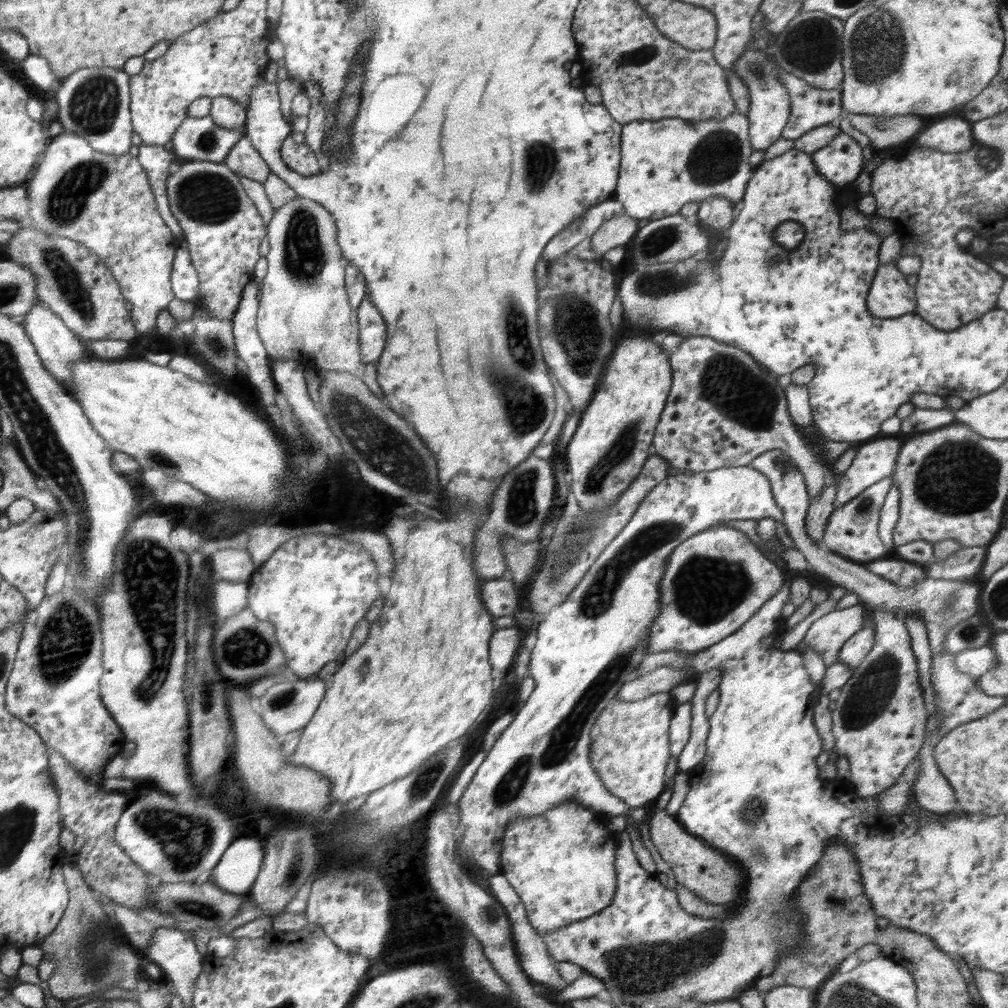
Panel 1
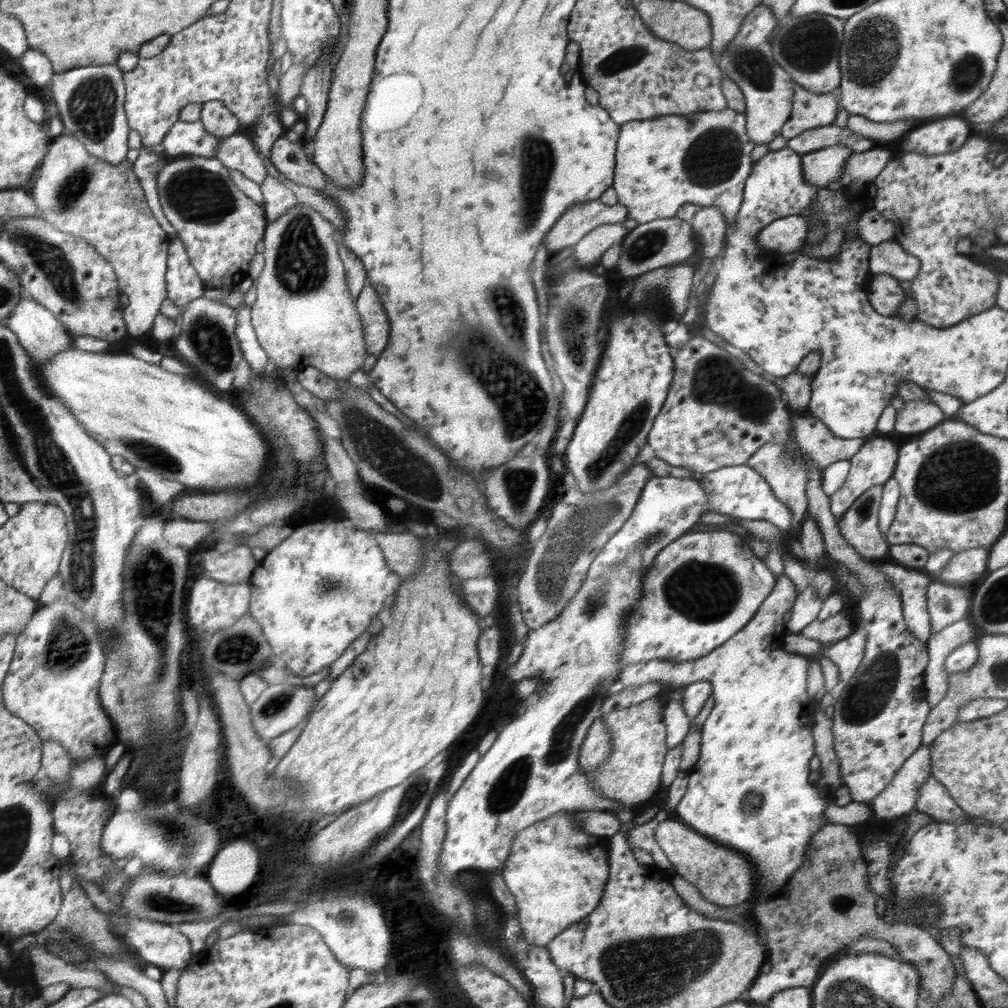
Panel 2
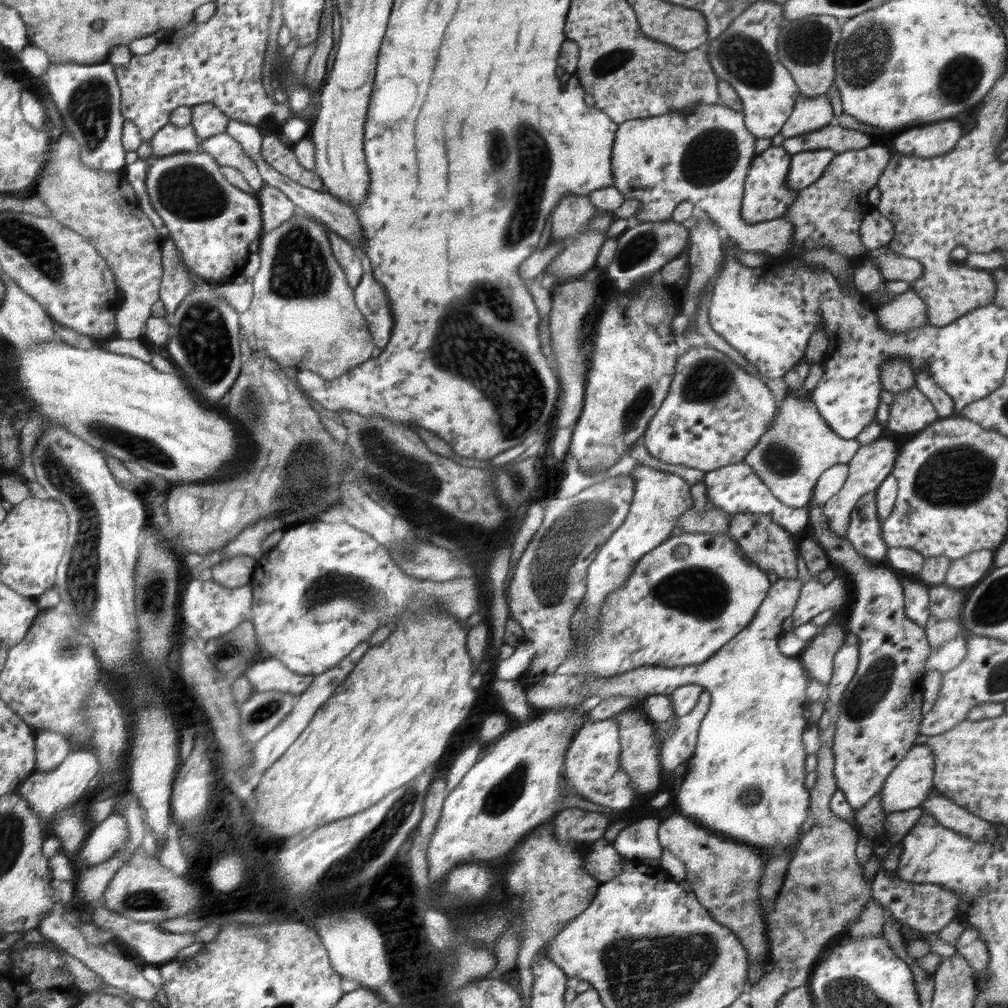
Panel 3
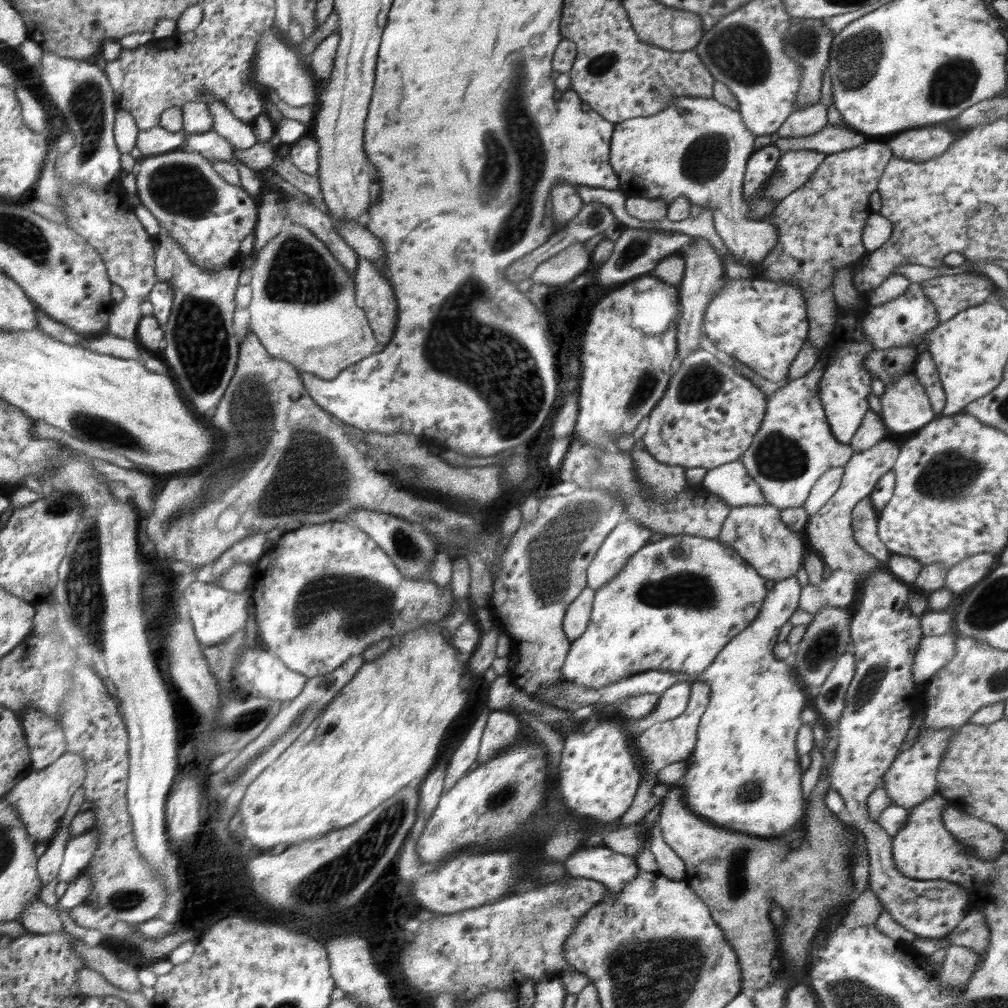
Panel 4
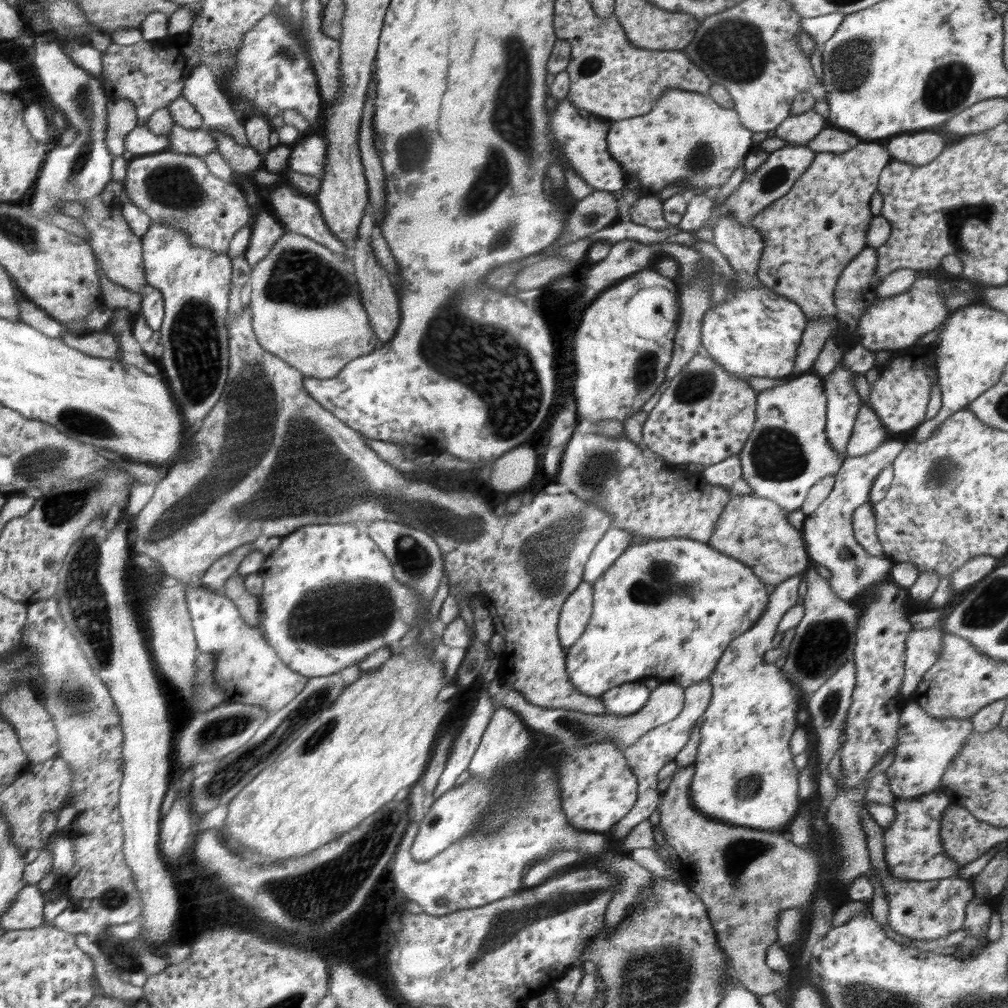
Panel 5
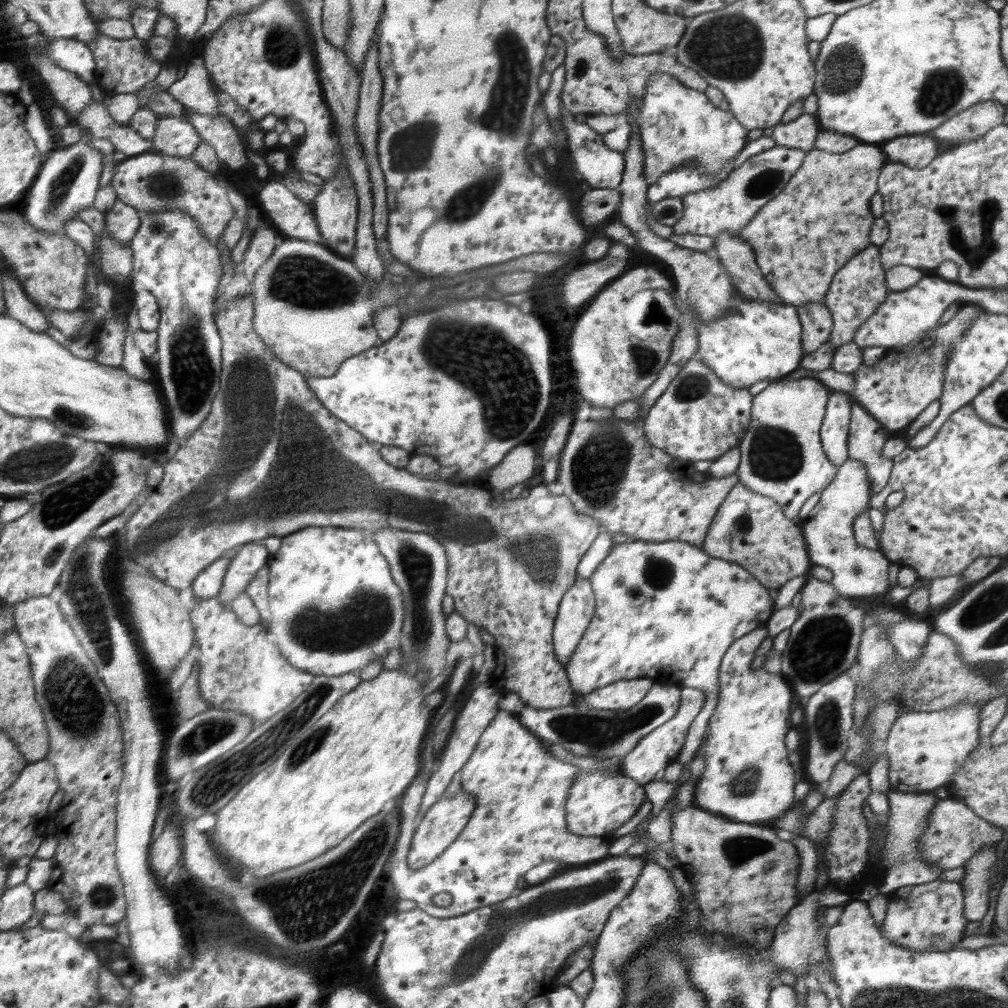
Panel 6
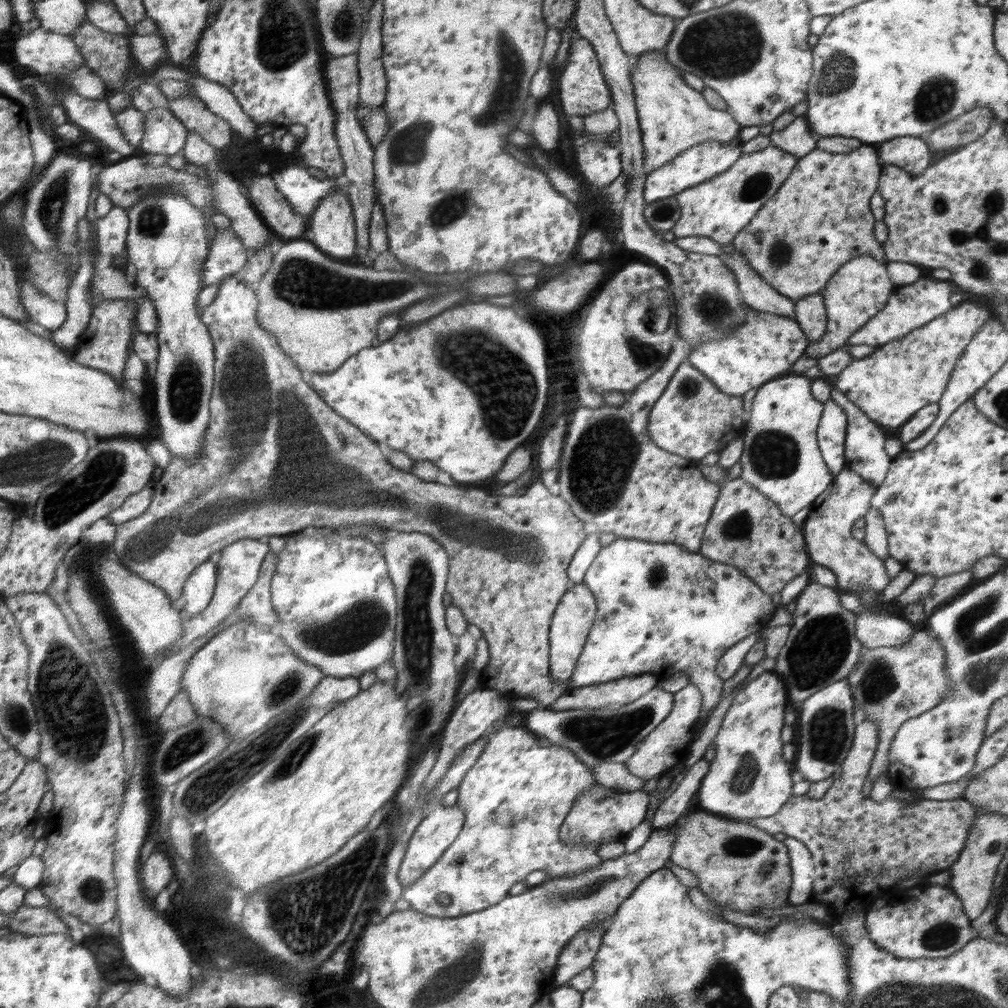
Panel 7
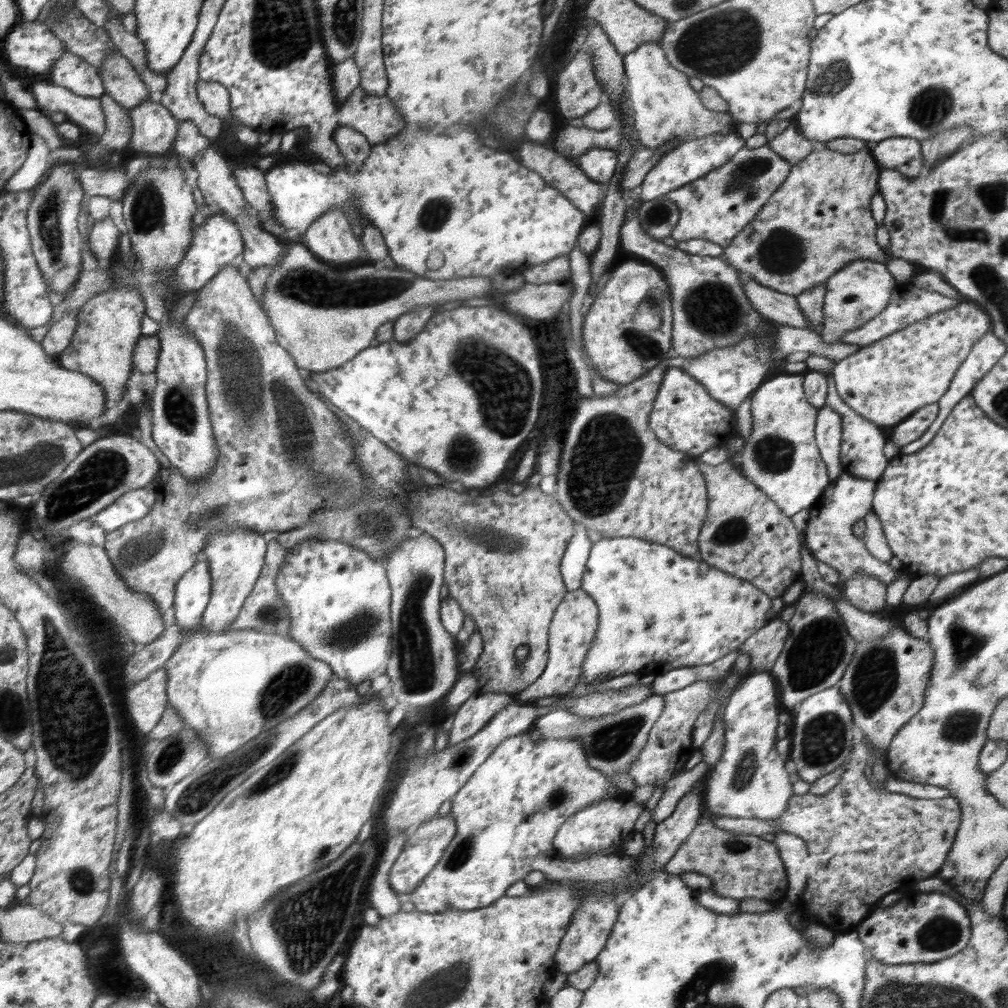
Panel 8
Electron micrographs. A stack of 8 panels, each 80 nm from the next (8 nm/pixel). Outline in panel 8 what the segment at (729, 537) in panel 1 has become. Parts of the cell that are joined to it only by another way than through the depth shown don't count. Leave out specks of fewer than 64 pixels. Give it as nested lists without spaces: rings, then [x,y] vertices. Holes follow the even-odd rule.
[[[604,536],[601,540],[594,543],[590,549],[590,554],[587,556],[581,588],[586,592],[586,595],[590,595],[594,599],[599,610],[597,631],[586,653],[582,672],[580,672],[581,679],[584,679],[586,683],[594,683],[596,677],[614,678],[632,672],[650,674],[656,677],[658,674],[664,674],[674,668],[712,664],[718,658],[722,658],[722,656],[730,654],[732,650],[738,649],[749,636],[752,636],[757,630],[760,630],[772,619],[779,616],[779,614],[772,611],[772,597],[767,596],[751,582],[742,580],[738,576],[732,576],[730,572],[714,568],[699,557],[684,556],[676,552],[674,548],[668,548],[663,544],[653,543],[636,537]]]

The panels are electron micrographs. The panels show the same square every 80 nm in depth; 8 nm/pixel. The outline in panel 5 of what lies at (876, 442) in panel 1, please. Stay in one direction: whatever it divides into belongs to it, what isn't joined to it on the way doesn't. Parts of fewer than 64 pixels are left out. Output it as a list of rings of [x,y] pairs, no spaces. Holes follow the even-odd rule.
[[[883,441],[870,453],[848,457],[835,474],[835,483],[828,496],[820,503],[812,515],[806,515],[802,535],[807,555],[811,563],[822,565],[831,572],[828,580],[834,596],[849,601],[859,594],[875,589],[882,584],[891,572],[891,561],[868,554],[856,542],[853,535],[853,514],[861,505],[869,502],[870,491],[876,476],[883,468],[891,465],[904,449],[904,442]]]

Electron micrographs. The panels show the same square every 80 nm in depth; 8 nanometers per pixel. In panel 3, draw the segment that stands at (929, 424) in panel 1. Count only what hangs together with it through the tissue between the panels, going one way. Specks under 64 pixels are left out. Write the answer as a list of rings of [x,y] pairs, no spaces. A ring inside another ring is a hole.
[[[918,388],[893,394],[887,426],[894,432],[917,433],[939,419],[931,400]]]

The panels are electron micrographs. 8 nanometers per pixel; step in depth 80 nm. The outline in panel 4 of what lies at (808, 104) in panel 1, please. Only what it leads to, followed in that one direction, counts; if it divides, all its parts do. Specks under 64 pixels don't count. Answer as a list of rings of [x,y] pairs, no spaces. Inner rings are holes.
[[[816,102],[808,109],[794,110],[776,131],[776,134],[782,138],[796,138],[820,132],[829,124],[826,117],[827,108],[828,106],[824,106],[821,102]]]

